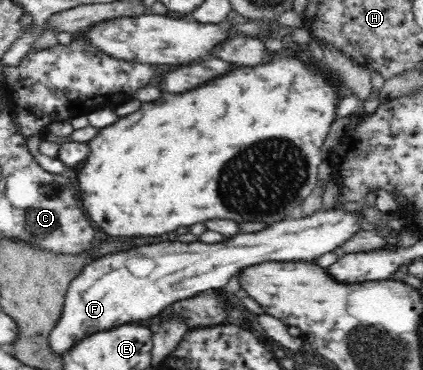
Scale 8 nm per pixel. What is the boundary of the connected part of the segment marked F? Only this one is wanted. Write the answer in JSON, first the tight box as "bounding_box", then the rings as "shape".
{"bounding_box":[50,208,362,354],"shape":[[[333,208],[328,212],[318,211],[307,218],[297,216],[293,220],[267,225],[262,230],[252,233],[238,233],[226,238],[218,244],[207,244],[201,241],[190,242],[160,242],[160,244],[144,244],[126,252],[104,255],[83,267],[81,274],[72,282],[64,312],[58,326],[50,332],[50,347],[52,351],[63,354],[72,344],[82,337],[101,330],[113,329],[126,323],[146,323],[154,320],[169,304],[180,300],[194,298],[202,292],[214,292],[223,289],[231,277],[237,275],[241,268],[250,265],[272,262],[302,262],[313,261],[321,254],[334,251],[346,242],[362,223],[356,214],[346,214],[342,209]]]}

